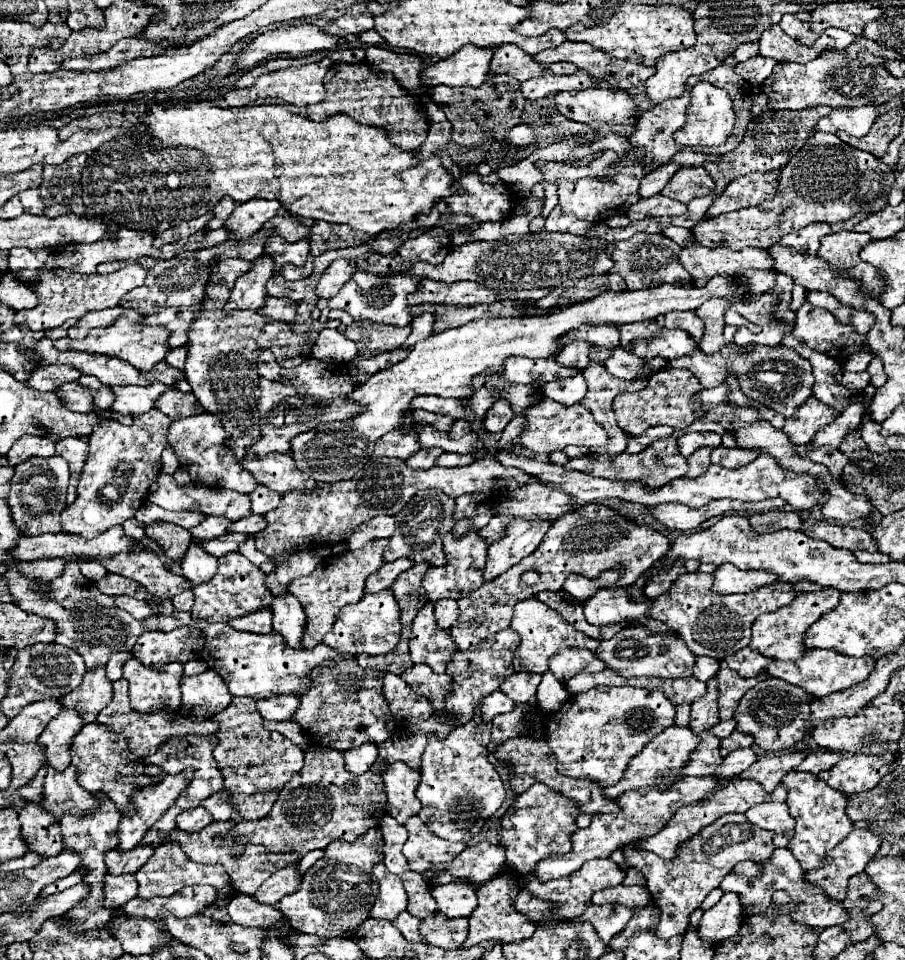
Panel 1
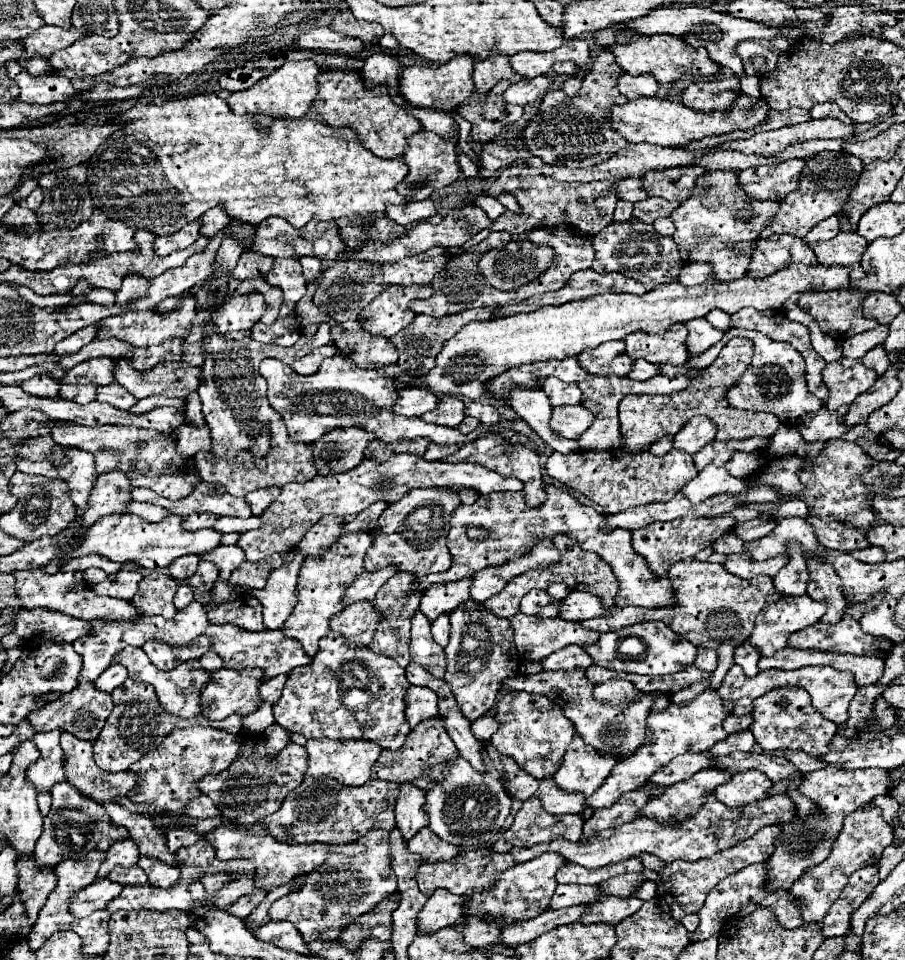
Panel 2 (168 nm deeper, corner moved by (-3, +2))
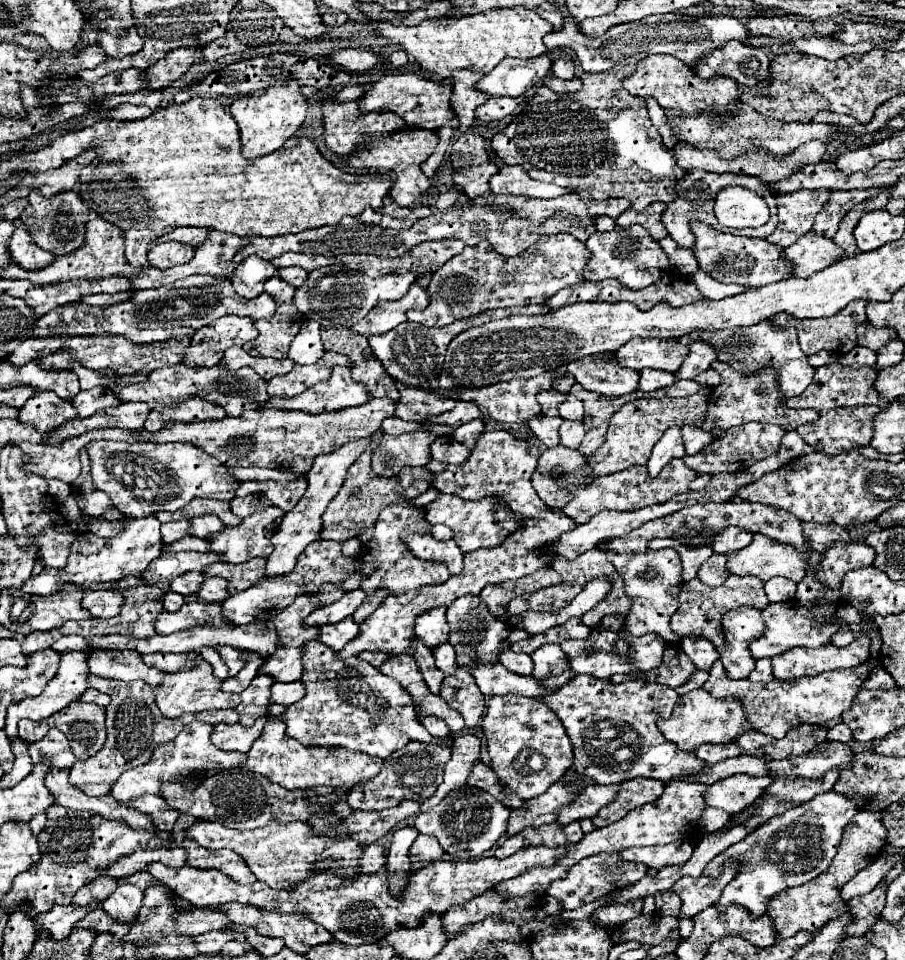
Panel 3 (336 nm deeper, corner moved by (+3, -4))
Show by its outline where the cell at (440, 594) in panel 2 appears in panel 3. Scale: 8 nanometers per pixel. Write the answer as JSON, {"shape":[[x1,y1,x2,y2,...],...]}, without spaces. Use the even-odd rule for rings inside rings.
{"shape":[[430,609,416,619,416,635,434,649,442,641,448,639,448,623,446,623,446,609]]}

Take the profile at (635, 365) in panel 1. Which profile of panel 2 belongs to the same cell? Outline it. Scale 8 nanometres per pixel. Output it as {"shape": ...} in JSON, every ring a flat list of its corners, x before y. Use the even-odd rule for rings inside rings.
{"shape":[[638,359,634,361,634,367,630,371,630,379,636,379,636,381,646,381,646,379,652,379,654,375,660,373,660,367,654,365,654,363,646,363,644,359]]}

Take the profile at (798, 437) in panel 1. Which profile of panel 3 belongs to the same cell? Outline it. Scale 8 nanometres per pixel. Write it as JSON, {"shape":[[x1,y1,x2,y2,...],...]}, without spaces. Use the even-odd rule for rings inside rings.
{"shape":[[862,405,862,407,836,407,830,411,822,411,818,421,800,425,796,433,812,445,816,451,826,453,826,455,836,455,844,453,848,449,856,449,862,445,868,445,872,439,872,419,880,409,876,405]]}

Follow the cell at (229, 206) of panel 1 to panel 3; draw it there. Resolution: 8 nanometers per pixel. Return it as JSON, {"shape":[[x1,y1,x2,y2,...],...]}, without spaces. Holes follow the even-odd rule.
{"shape":[[178,227,172,233,160,237,156,243,162,241,180,241,180,243,190,243,190,245,200,245,200,241,204,241,208,229,200,229,200,227]]}

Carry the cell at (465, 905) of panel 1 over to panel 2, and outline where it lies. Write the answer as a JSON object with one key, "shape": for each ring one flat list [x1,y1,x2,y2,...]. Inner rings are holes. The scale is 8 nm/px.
{"shape":[[438,889,418,913,416,923,418,933,436,933,442,927,458,923,460,917,462,917,462,897]]}

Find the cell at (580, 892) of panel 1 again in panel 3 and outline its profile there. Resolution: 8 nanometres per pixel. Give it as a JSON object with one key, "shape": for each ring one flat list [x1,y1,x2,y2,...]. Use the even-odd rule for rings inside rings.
{"shape":[[598,853,592,857,582,859,580,863,576,863,572,869,568,869,566,877,560,881,552,881,552,885,546,889,548,895,560,899,564,909,578,909,584,903,592,903,598,897,602,897,604,893,610,893,616,887,624,887,630,883,636,883,638,879,642,879,646,875,648,867,640,865,640,863,626,863,620,861,616,853]]}

